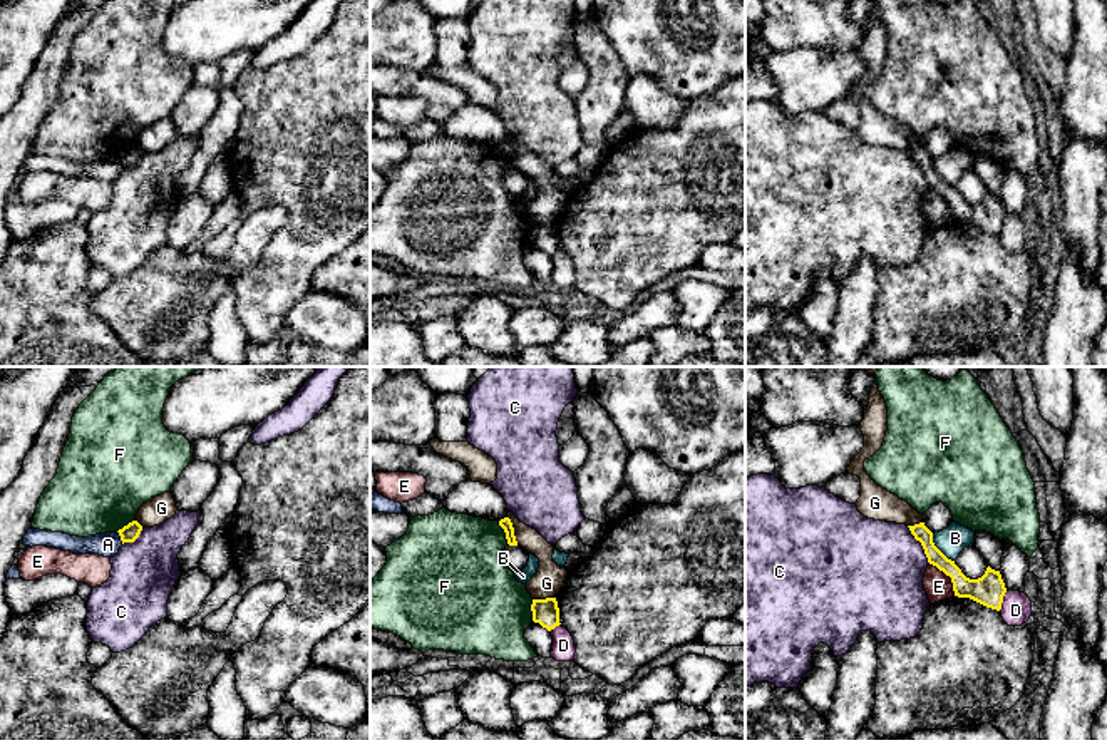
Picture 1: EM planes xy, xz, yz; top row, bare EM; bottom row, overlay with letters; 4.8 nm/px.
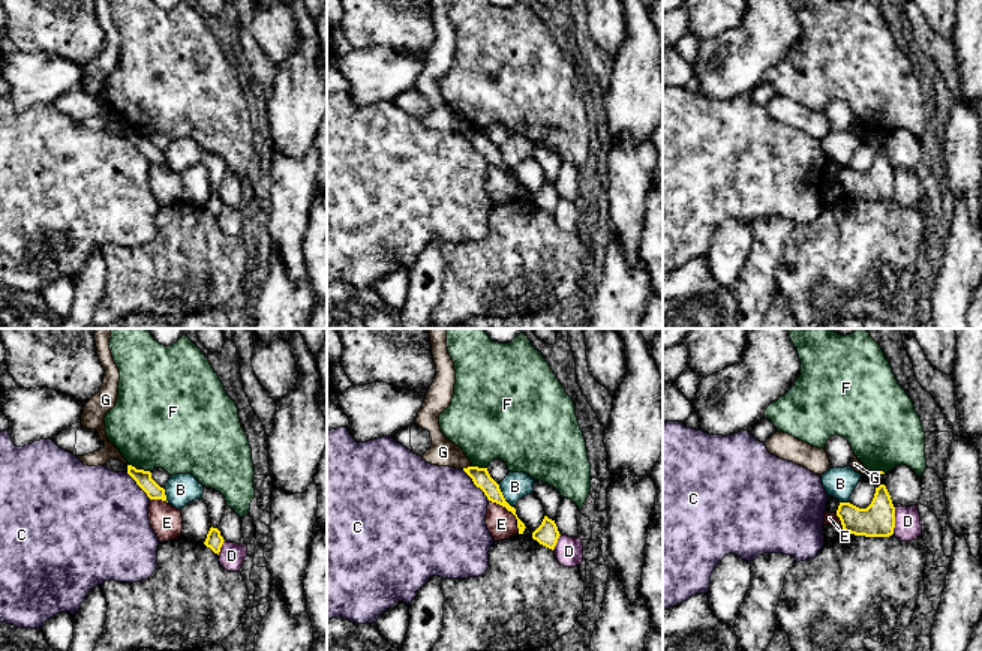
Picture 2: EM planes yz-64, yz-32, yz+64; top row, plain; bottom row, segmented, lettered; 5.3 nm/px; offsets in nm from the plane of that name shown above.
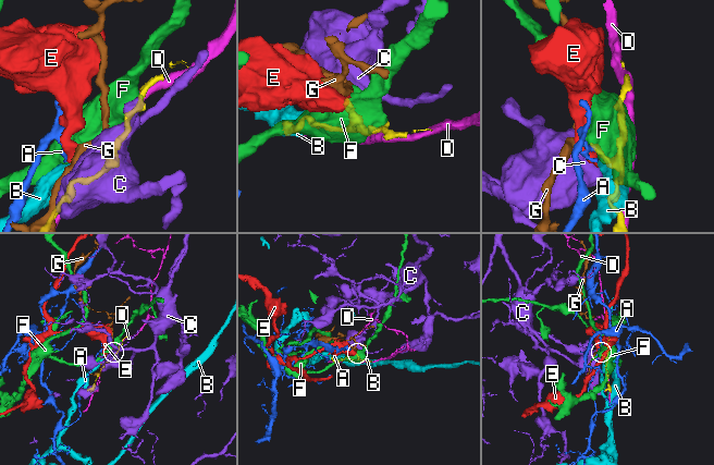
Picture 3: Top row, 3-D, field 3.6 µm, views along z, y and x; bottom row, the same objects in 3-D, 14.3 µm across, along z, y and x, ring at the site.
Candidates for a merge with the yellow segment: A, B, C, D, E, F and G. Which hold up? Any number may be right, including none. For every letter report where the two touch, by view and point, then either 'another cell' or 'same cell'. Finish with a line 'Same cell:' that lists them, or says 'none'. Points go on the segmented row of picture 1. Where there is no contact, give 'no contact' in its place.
A: contact xy (121, 538); another cell
B: contact yz (938, 549); another cell
C: contact yz (921, 544); another cell
D: contact yz (1002, 601); another cell
E: contact yz (948, 575); another cell
F: contact xz (504, 531); another cell
G: contact xz (513, 531); another cell
Same cell: none

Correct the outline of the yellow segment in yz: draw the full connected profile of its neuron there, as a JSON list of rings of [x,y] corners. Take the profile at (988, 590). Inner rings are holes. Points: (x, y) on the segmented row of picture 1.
[[[924,522],[908,526],[916,541],[921,542],[928,563],[936,566],[951,578],[955,596],[970,598],[986,608],[1001,609],[1003,596],[1007,593],[1000,571],[986,568],[978,579],[966,578],[955,561],[948,559],[933,542],[933,532]]]

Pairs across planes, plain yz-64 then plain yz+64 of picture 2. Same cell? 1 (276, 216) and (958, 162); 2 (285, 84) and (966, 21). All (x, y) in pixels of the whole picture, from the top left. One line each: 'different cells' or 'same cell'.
1: same cell
2: same cell

